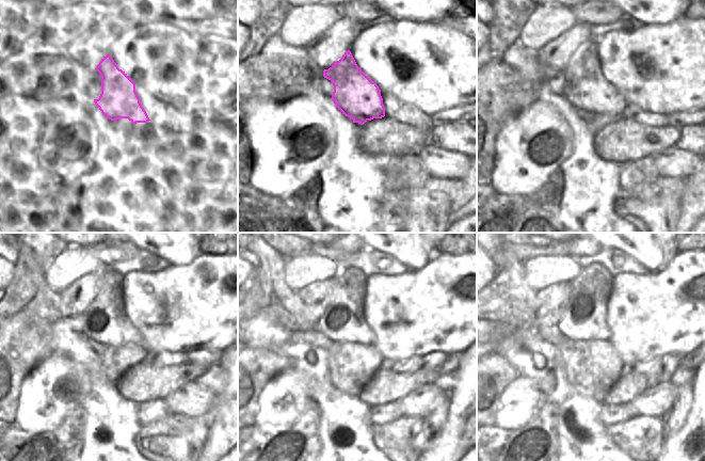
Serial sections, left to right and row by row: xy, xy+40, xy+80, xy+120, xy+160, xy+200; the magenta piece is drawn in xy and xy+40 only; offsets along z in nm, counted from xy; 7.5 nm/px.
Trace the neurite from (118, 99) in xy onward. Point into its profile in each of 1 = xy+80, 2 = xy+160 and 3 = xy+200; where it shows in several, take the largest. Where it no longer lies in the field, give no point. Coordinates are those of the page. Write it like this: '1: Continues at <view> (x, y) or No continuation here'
1: Continues at xy+80 (586, 88)
2: Continues at xy+160 (343, 321)
3: Continues at xy+200 (585, 318)

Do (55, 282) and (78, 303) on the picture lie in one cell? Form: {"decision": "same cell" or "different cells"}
{"decision": "different cells"}

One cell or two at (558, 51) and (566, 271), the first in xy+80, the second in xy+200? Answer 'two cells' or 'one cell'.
two cells

